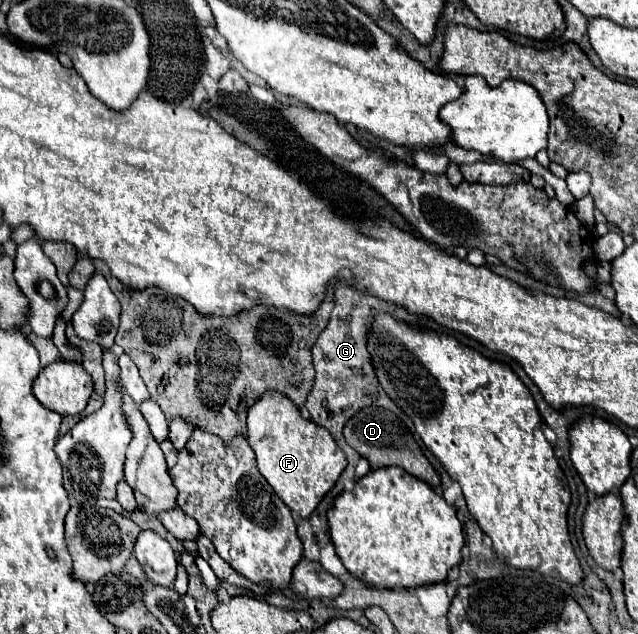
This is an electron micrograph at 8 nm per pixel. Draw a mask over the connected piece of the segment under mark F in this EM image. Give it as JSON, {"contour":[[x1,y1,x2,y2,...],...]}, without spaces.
{"contour":[[267,392,249,408,247,426,247,442,257,456,259,472,297,516,309,518,345,470,343,450,335,444,329,430,305,420,299,408,277,392]]}

